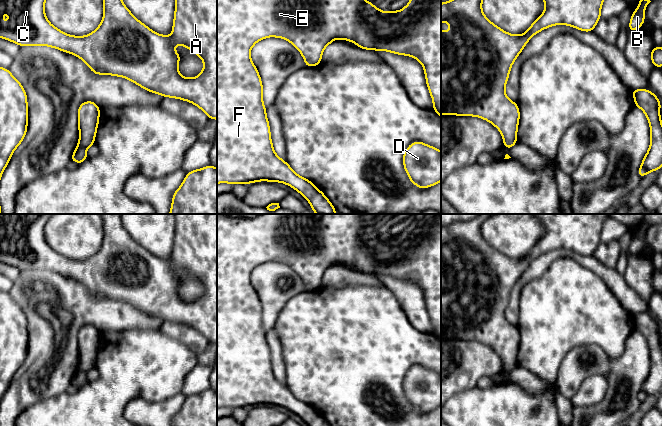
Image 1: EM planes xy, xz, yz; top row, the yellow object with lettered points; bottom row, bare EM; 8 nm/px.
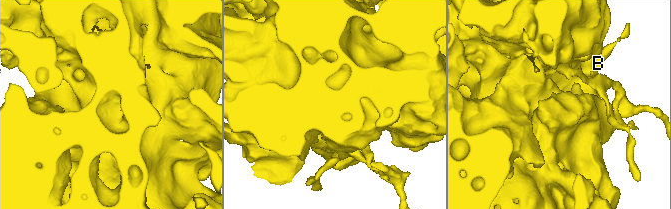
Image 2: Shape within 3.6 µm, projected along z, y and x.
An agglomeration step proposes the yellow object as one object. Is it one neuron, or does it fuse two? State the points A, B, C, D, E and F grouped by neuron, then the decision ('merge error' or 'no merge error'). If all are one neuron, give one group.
A C D E F / B; merge error

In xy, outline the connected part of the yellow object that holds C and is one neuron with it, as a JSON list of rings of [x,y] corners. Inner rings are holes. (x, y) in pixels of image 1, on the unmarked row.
[[[0,214],[0,228],[4,227],[10,246],[3,248],[4,239],[0,233],[0,262],[22,270],[49,270],[79,281],[96,299],[123,301],[141,312],[163,321],[188,325],[200,332],[209,343],[217,344],[217,214],[174,214],[175,236],[172,259],[154,256],[140,246],[125,230],[121,214],[99,214],[103,221],[104,237],[100,249],[90,258],[73,260],[53,250],[46,242],[44,228],[52,214]],[[173,269],[182,269],[199,280],[204,286],[201,297],[193,302],[185,302],[178,295],[181,280]]]

